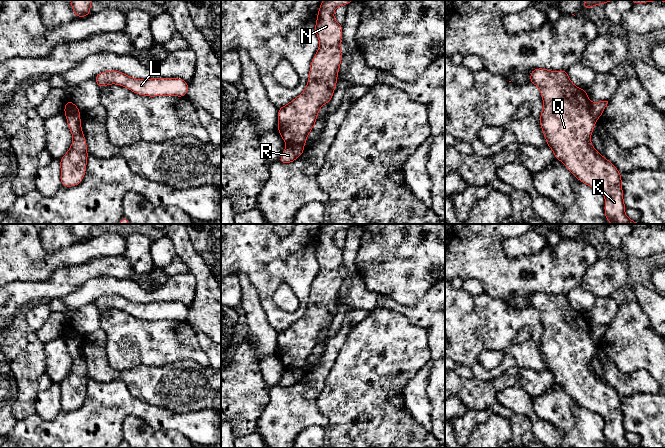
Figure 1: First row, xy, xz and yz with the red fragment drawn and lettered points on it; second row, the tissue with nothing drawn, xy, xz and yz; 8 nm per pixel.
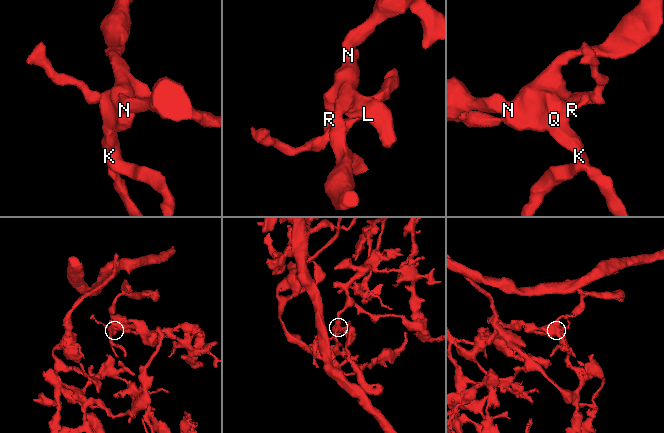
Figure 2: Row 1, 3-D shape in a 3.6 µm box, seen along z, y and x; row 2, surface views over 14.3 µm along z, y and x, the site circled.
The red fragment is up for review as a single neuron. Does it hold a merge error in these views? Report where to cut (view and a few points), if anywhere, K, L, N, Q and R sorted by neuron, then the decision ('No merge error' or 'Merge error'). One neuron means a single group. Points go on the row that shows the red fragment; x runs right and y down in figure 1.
Split along yz (590, 103), (590, 113), (595, 120). Groups: K L N Q / R. Merge error

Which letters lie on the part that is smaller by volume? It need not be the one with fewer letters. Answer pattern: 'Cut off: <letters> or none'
Cut off: R

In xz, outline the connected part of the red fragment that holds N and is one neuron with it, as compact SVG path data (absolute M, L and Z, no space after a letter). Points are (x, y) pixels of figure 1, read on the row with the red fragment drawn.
M323 0L319 6L315 33L320 45L310 64L306 88L287 105L278 108L278 133L287 146L306 143L319 110L333 97L343 58L340 49L343 25L336 22L334 11L352 1Z

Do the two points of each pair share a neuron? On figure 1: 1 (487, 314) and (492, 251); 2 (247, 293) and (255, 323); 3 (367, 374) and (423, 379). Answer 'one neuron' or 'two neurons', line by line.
1: two neurons
2: one neuron
3: two neurons

